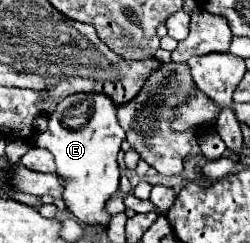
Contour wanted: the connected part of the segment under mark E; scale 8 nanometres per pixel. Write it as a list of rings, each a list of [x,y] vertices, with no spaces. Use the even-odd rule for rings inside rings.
[[[97,93],[69,95],[49,115],[47,131],[37,135],[35,145],[45,147],[55,155],[57,175],[65,181],[63,201],[79,221],[109,225],[111,215],[105,211],[105,201],[119,189],[117,153],[123,141],[125,131],[117,119],[117,105],[109,95]]]

